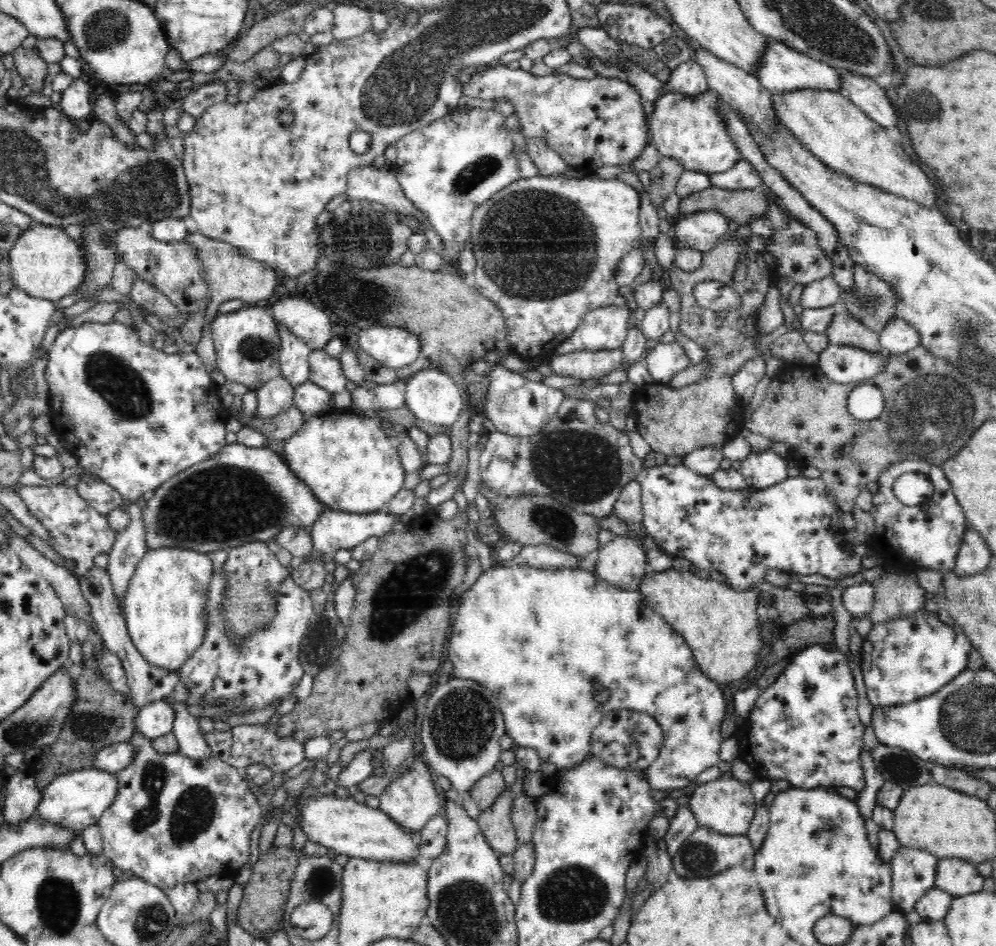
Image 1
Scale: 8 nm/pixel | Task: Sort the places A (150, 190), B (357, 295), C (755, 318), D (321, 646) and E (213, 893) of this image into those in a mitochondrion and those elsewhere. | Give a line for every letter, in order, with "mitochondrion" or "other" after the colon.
A: mitochondrion
B: mitochondrion
C: other
D: mitochondrion
E: other

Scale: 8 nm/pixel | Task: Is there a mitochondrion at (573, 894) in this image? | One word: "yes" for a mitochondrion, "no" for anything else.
yes

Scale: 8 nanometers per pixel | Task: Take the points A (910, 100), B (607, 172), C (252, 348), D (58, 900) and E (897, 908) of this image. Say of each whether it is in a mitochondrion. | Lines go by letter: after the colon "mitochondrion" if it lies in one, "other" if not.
A: mitochondrion
B: other
C: mitochondrion
D: mitochondrion
E: other

